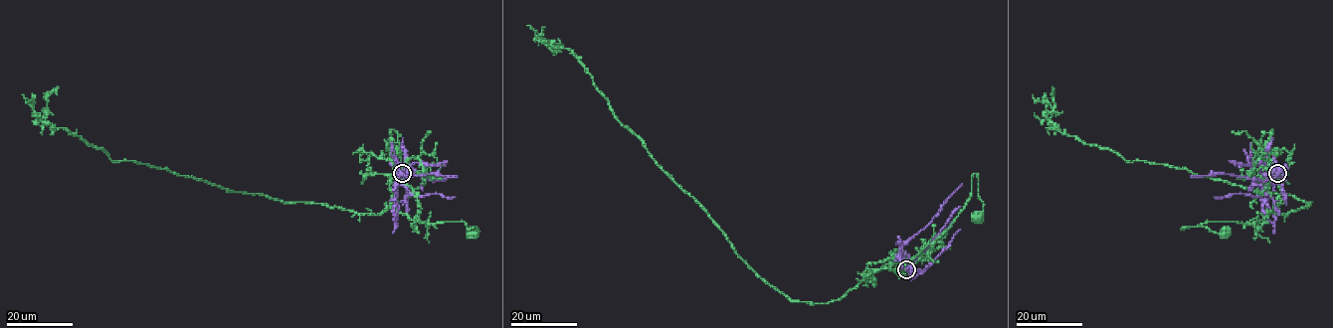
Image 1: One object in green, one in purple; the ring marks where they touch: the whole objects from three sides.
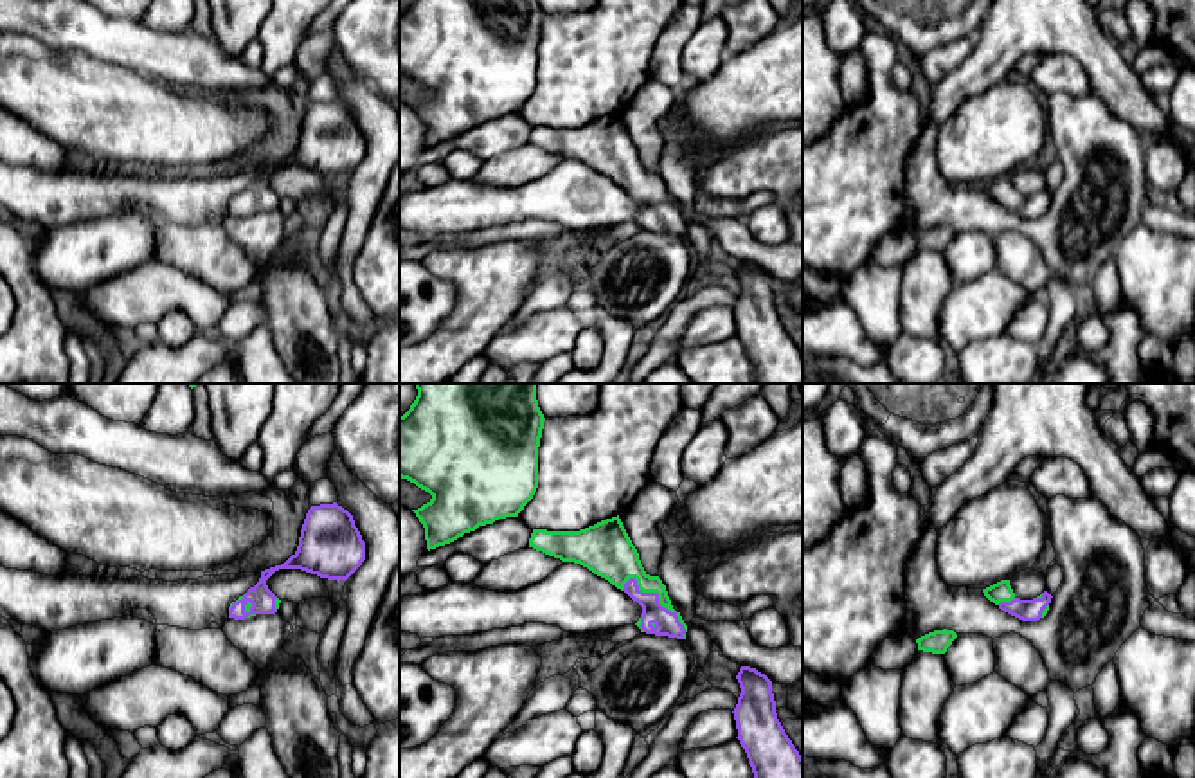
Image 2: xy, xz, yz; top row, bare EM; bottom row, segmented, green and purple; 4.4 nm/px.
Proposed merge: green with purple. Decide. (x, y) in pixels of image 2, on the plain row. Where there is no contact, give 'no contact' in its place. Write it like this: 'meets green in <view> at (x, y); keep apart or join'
meets green in xz at (661, 200); keep apart

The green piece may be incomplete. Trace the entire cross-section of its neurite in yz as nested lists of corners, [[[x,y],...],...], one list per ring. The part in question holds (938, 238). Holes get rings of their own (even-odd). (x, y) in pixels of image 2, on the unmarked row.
[[[934,227],[916,236],[918,247],[945,250],[952,238],[957,234],[954,227]]]

